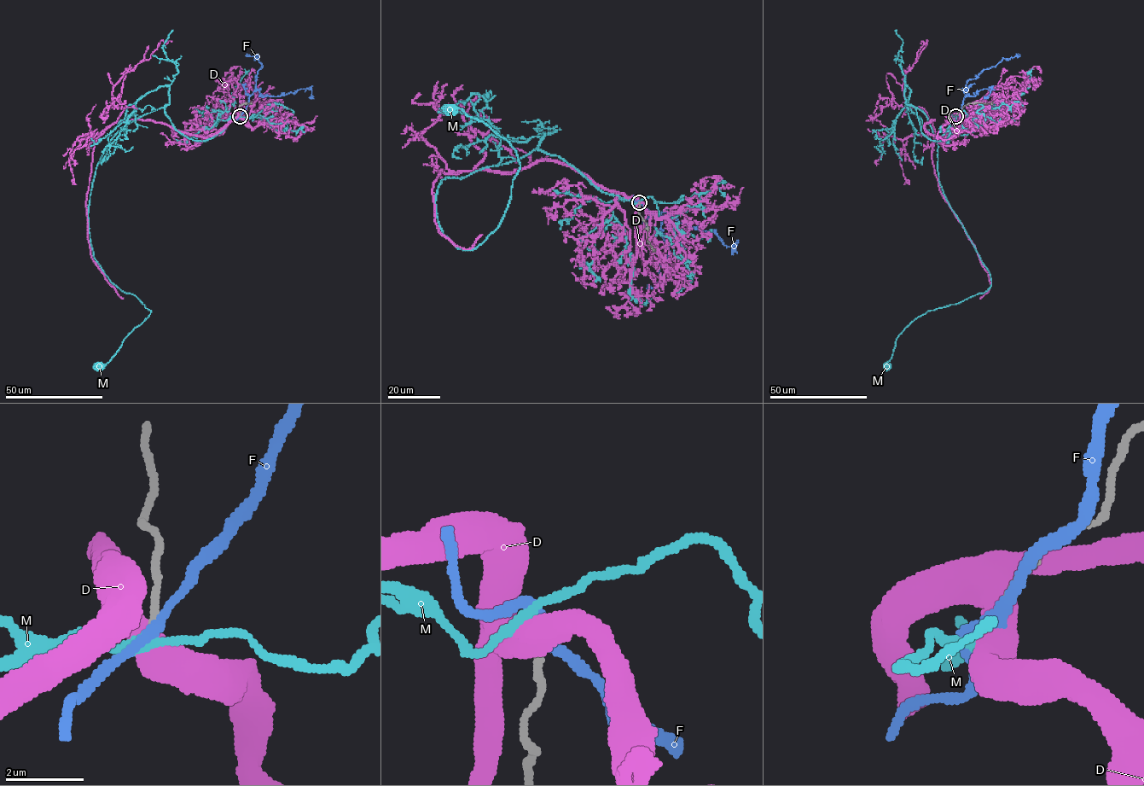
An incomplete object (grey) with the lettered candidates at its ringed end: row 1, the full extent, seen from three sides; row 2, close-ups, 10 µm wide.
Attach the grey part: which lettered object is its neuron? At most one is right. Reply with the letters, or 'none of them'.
M

